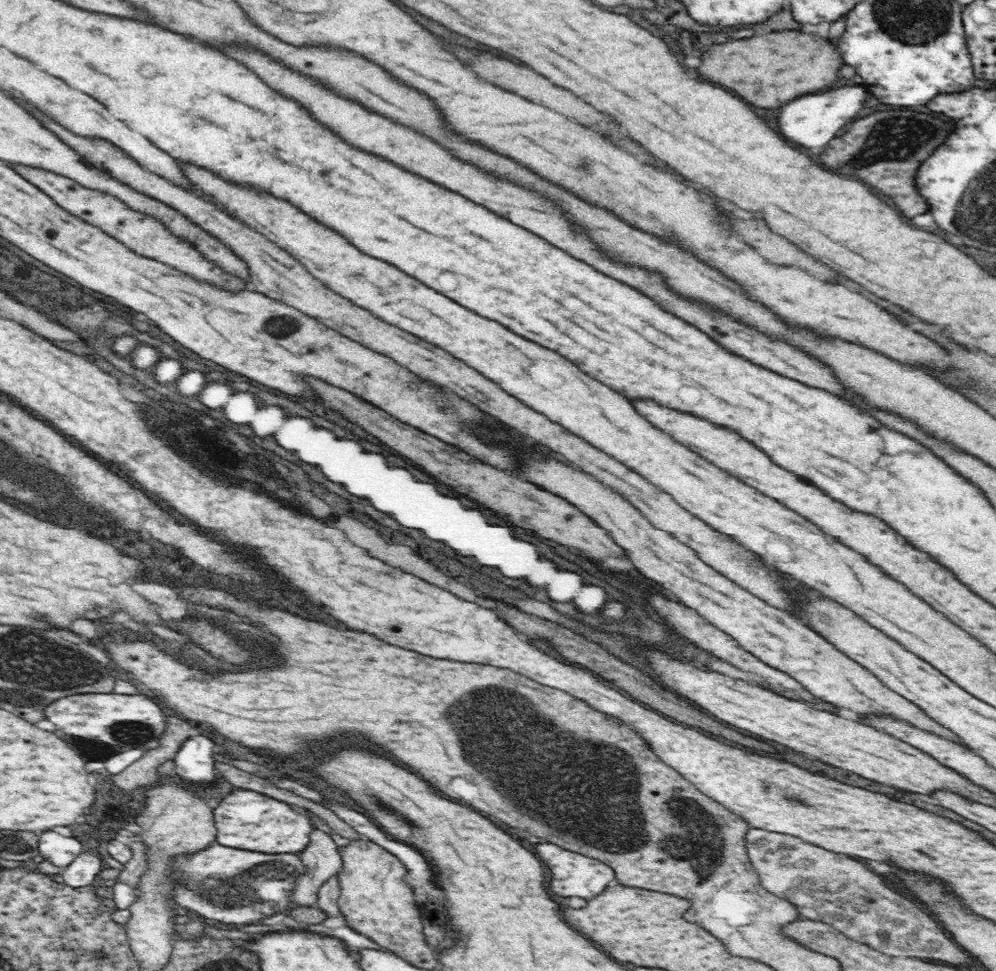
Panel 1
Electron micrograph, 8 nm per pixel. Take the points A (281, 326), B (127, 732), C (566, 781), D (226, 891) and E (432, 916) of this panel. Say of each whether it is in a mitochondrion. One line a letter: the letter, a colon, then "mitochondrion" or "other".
A: mitochondrion
B: mitochondrion
C: mitochondrion
D: mitochondrion
E: other

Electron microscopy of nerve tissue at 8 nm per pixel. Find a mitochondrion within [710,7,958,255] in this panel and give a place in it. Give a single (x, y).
(914, 133)

